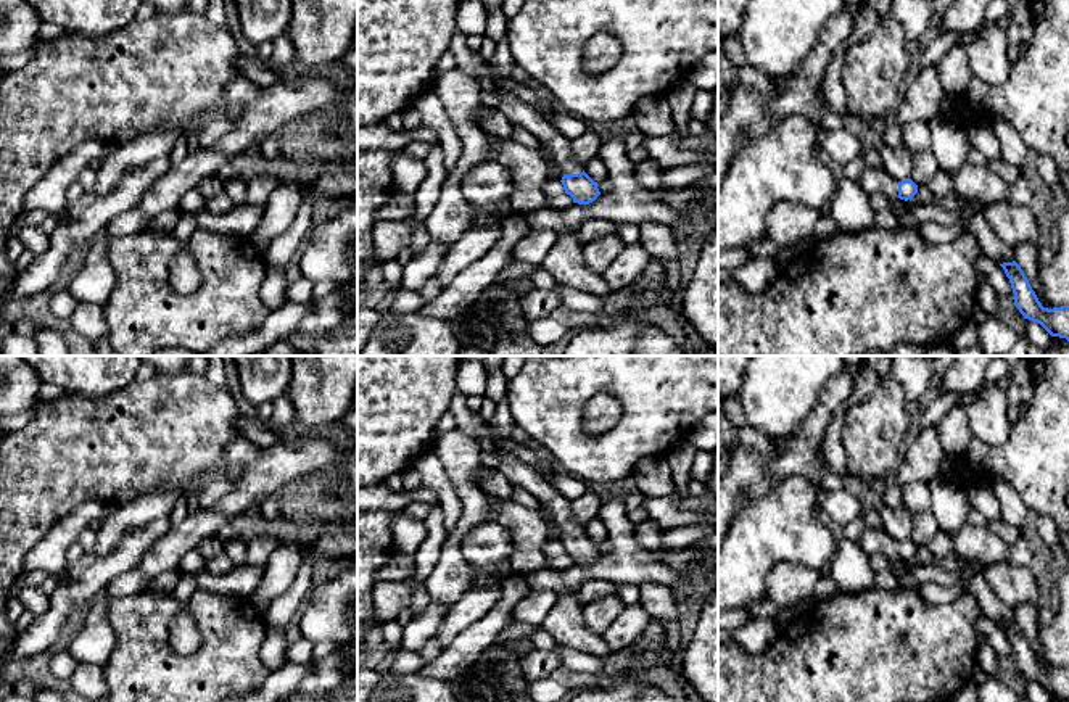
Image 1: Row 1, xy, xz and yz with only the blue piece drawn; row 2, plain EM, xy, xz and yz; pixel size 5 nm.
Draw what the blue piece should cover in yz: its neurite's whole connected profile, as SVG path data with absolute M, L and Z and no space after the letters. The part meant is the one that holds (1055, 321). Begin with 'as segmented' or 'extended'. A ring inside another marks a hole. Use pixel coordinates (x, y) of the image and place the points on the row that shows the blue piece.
as segmented; M1016 261L1000 266L1009 279L1014 304L1024 319L1040 324L1051 337L1066 338L1069 341L1069 306L1043 308Z

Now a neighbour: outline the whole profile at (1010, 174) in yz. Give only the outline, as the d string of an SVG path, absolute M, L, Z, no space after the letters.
M1003 158L989 159L987 167L1009 185L1013 185L1021 176L1019 169L1009 166Z

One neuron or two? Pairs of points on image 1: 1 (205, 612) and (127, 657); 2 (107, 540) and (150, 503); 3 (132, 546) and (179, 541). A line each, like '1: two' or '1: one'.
1: one
2: one
3: two

